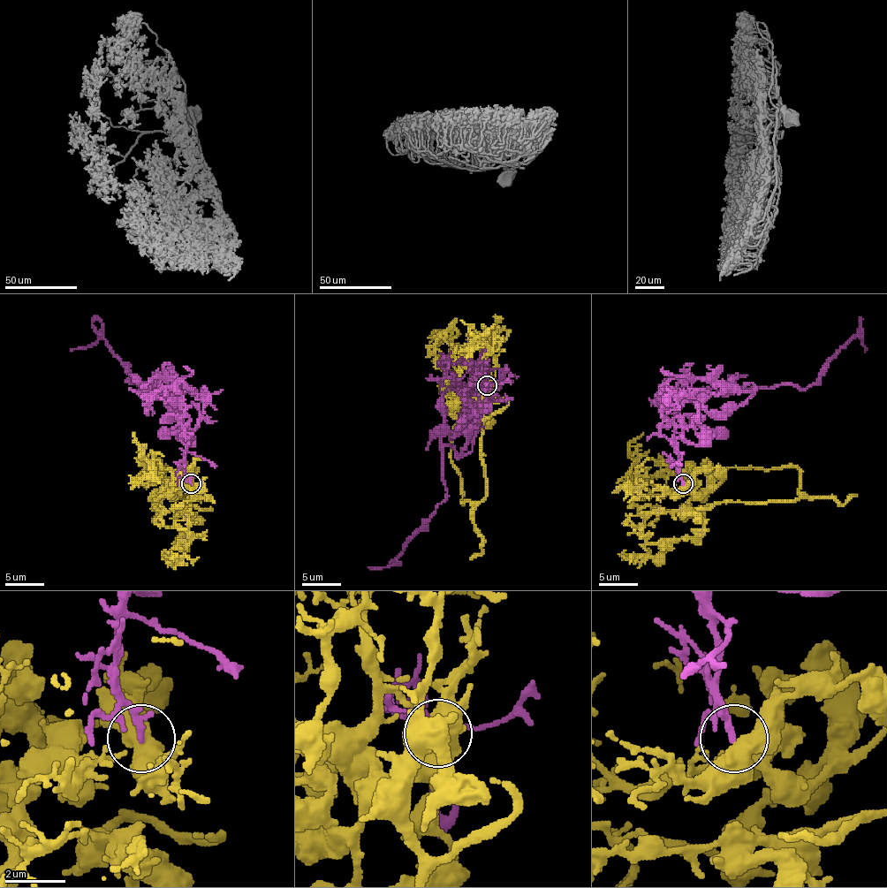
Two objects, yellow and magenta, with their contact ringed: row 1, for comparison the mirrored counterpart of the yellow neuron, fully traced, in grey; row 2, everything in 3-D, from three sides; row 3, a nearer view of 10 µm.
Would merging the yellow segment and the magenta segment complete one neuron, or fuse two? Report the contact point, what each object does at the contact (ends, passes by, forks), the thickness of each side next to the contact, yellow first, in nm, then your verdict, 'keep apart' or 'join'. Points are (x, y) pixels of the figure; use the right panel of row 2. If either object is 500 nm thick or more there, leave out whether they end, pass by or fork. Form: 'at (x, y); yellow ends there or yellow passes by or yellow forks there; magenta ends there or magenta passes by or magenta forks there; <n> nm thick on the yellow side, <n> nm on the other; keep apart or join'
at (683, 483); 550 nm thick on the yellow side, 240 nm on the other; join

